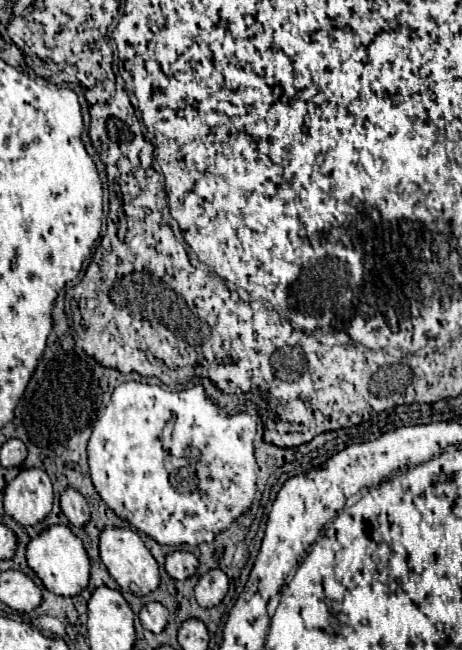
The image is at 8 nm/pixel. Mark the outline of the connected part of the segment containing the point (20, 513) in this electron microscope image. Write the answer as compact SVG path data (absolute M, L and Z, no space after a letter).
M22 468L4 490L4 510L18 524L32 526L52 510L52 482L40 468Z

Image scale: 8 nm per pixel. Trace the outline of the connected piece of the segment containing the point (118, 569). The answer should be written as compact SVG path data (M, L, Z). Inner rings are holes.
M108 526L100 532L100 556L112 578L120 584L122 590L130 590L132 594L146 596L148 592L156 590L160 582L160 572L154 556L148 552L140 536L128 528L114 528Z

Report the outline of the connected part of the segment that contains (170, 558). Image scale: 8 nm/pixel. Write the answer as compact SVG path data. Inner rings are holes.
M176 550L176 552L172 552L172 554L166 556L166 572L174 580L186 580L186 578L190 578L196 572L196 566L198 566L198 560L190 552Z

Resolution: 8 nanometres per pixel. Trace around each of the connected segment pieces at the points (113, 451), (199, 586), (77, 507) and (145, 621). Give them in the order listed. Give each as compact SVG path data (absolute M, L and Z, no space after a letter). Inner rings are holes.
M124 382L114 392L112 398L102 414L102 418L96 422L90 442L88 442L88 462L90 462L90 476L94 482L96 492L102 496L108 508L112 508L120 518L128 520L132 526L154 538L158 544L198 544L198 542L212 542L214 536L220 530L226 530L240 514L244 514L252 500L256 490L256 460L254 460L254 436L256 436L256 408L250 406L242 414L224 414L218 410L216 404L212 404L204 396L202 386L192 386L190 390L164 390L160 386L140 384L140 382Z
M222 568L208 570L198 582L196 582L196 600L204 608L212 608L222 602L222 598L228 592L228 578Z
M66 488L60 496L60 508L66 514L66 518L74 524L74 526L84 526L90 518L90 508L86 498L74 490L74 488Z
M148 602L146 606L142 606L140 610L140 622L146 630L158 634L164 630L166 622L168 622L168 610L160 604L160 602Z

